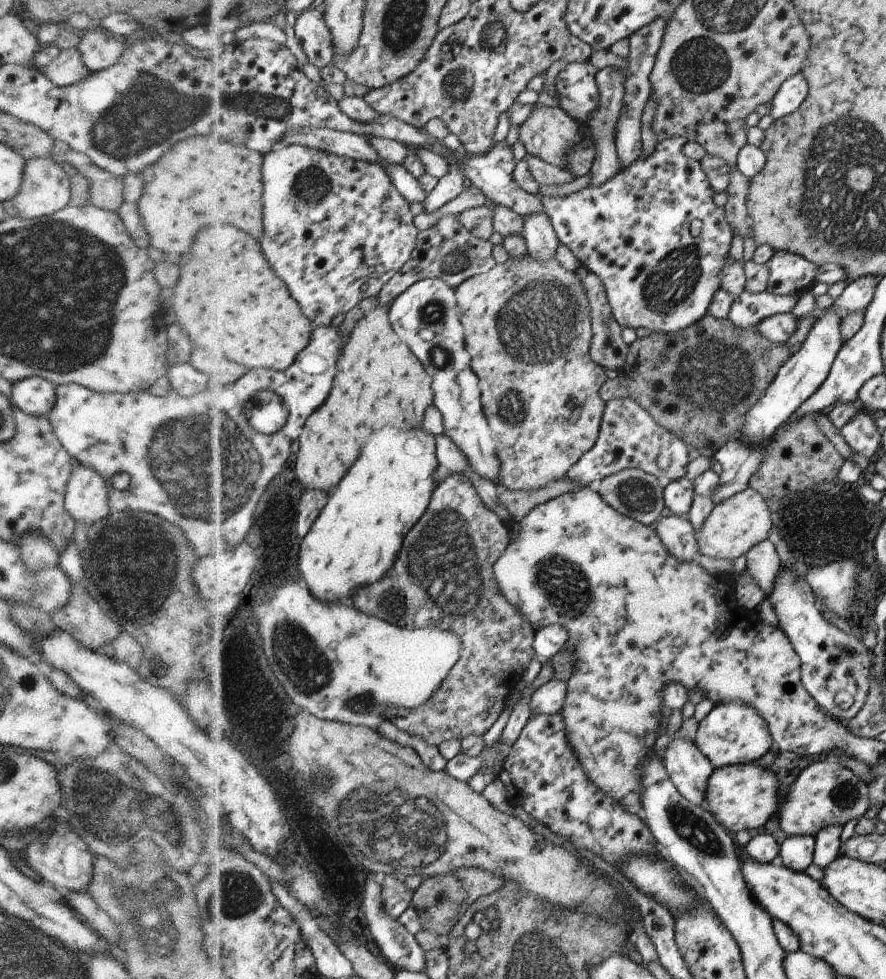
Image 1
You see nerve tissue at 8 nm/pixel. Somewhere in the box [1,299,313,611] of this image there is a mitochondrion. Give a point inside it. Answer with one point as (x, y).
(206, 447)

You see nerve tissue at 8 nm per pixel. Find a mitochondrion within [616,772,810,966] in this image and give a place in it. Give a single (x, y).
(690, 828)

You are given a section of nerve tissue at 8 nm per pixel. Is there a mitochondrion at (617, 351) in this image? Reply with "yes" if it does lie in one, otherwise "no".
no

